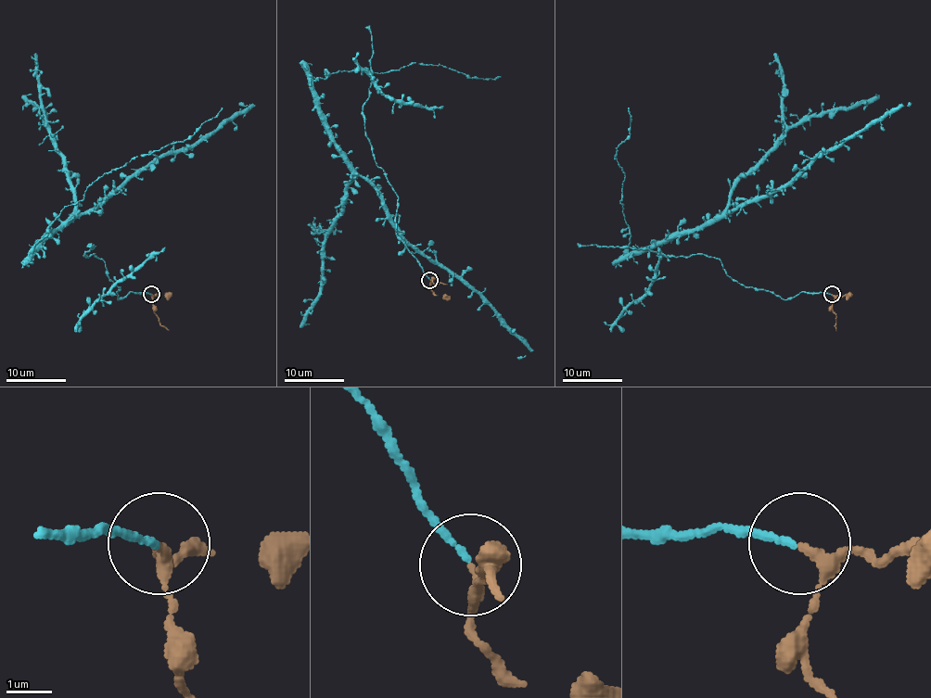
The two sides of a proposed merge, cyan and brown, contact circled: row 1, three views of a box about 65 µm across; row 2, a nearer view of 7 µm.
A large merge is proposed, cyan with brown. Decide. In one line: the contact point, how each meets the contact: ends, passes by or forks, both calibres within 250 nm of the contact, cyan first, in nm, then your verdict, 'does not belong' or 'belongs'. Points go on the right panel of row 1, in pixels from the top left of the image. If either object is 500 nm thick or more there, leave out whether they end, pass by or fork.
at (832, 294); cyan ends there; brown passes by; 130 nm thick on the cyan side, 190 nm on the other; belongs

